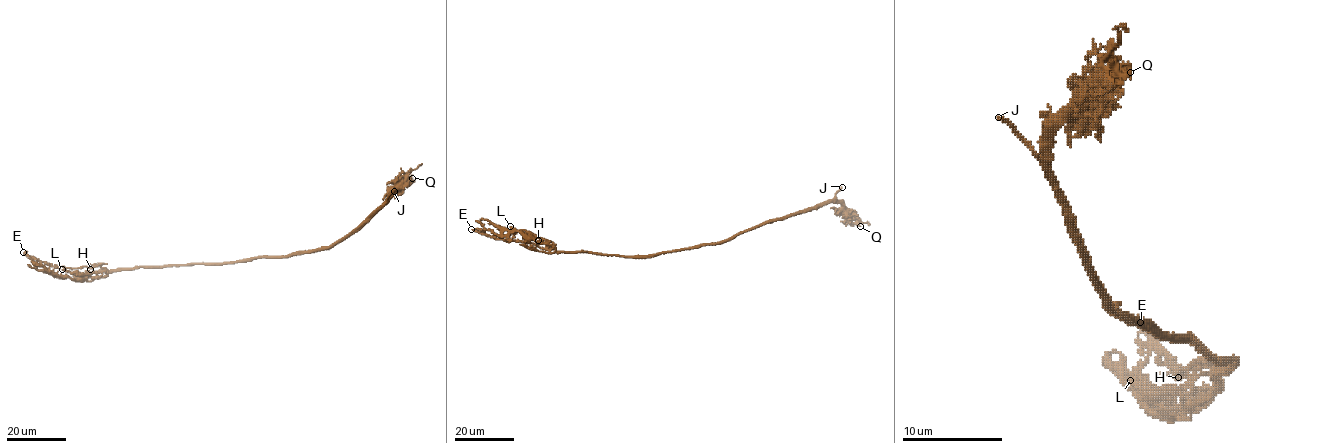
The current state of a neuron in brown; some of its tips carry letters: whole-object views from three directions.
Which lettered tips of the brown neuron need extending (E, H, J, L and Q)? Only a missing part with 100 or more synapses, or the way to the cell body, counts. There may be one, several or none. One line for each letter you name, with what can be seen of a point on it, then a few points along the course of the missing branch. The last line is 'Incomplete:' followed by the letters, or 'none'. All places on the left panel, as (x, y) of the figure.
J: (394, 191) | (394, 191), (411, 169), (418, 174), (417, 191)
Incomplete: J

